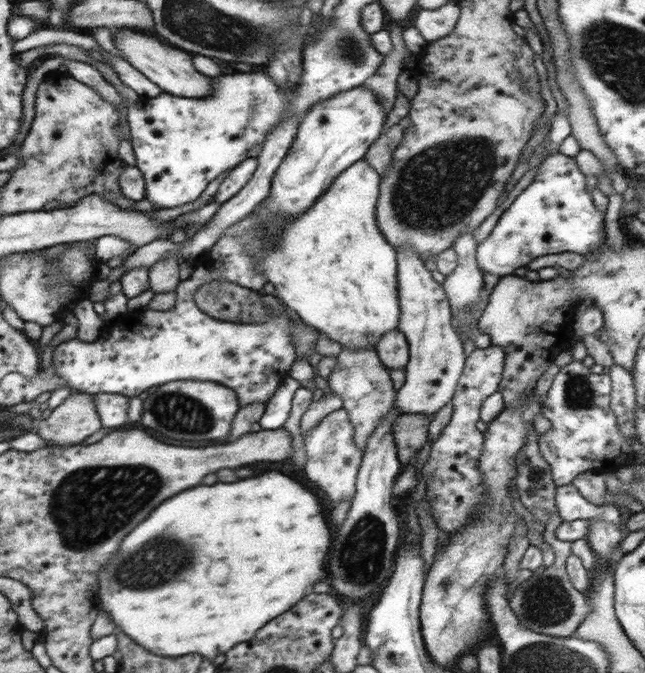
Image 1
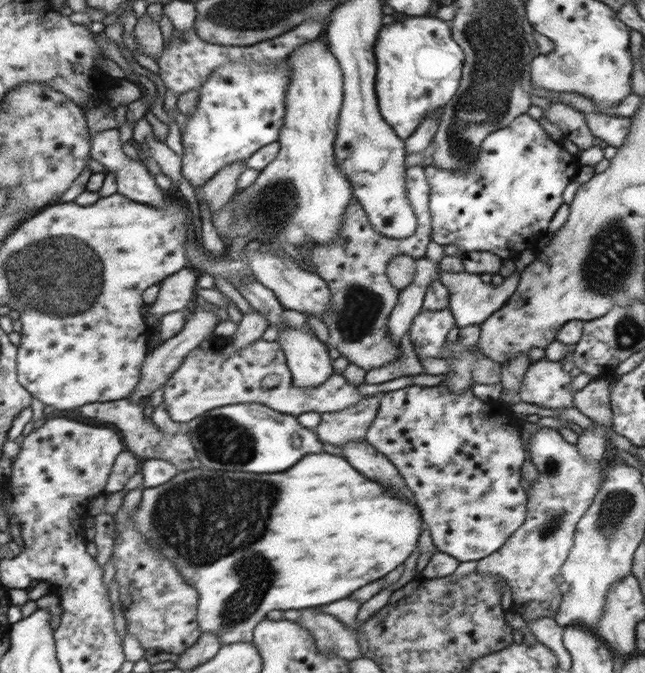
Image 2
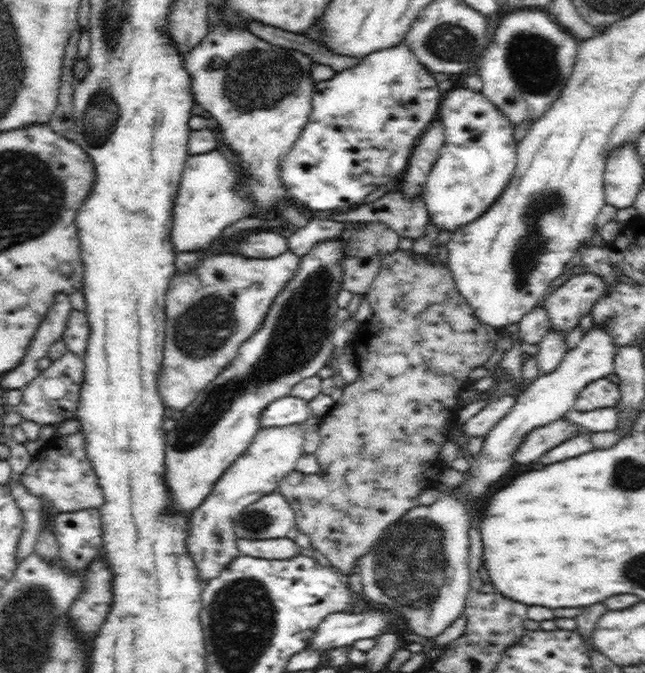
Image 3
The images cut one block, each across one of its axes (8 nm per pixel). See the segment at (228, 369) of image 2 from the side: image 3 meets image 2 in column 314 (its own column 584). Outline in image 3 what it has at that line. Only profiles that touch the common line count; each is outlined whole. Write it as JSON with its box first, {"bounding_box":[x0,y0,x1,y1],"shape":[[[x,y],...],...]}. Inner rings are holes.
{"bounding_box":[574,377,619,412],"shape":[[[602,377],[593,380],[578,393],[574,409],[578,412],[588,412],[597,408],[615,408],[619,396],[618,385]]]}

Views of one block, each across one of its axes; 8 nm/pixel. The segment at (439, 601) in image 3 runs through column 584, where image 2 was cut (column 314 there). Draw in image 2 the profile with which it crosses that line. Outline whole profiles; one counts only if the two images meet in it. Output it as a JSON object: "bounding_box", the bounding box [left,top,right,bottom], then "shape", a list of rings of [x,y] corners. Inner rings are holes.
{"bounding_box":[277,327,333,388],"shape":[[[288,327],[279,331],[277,341],[297,387],[314,388],[333,375],[329,348],[314,332],[307,328]]]}

